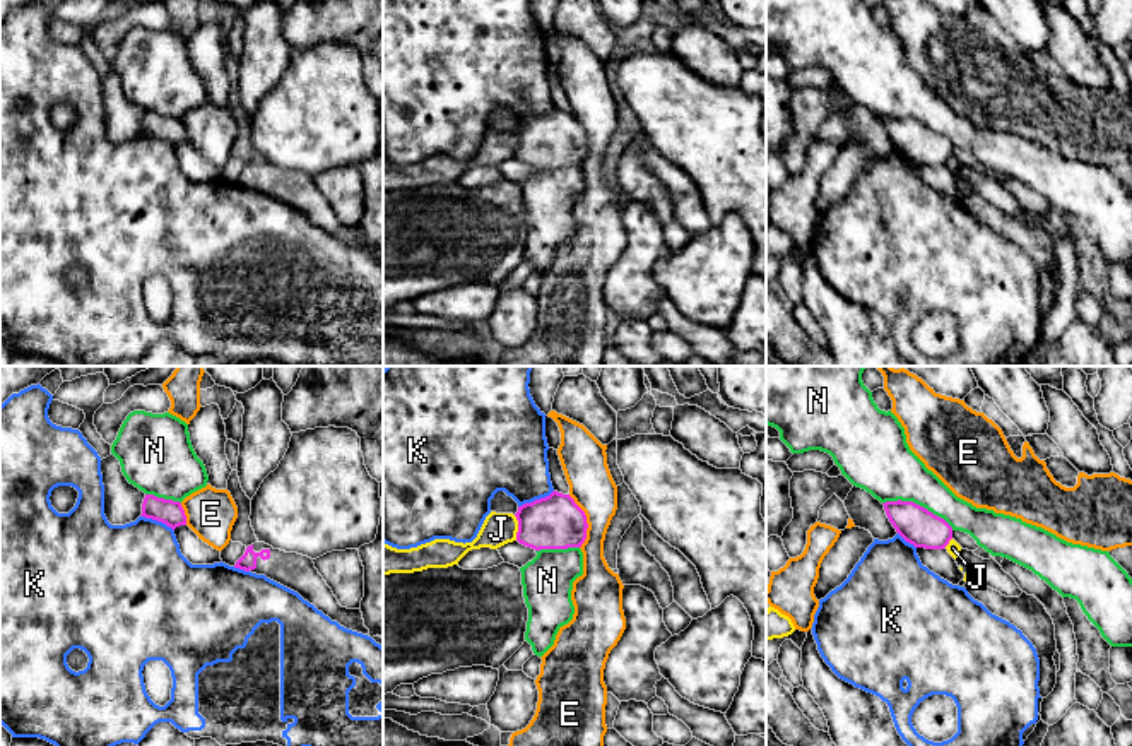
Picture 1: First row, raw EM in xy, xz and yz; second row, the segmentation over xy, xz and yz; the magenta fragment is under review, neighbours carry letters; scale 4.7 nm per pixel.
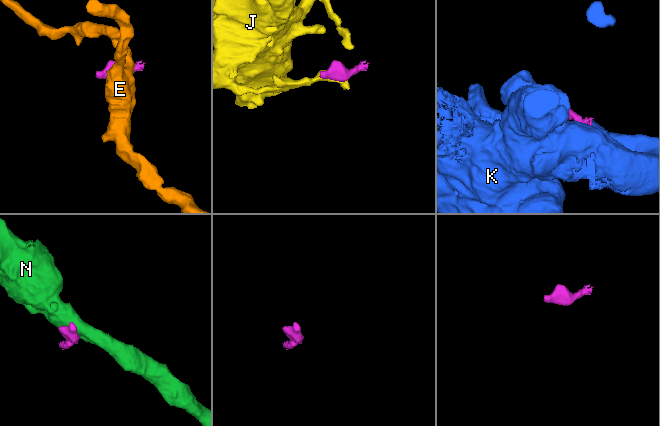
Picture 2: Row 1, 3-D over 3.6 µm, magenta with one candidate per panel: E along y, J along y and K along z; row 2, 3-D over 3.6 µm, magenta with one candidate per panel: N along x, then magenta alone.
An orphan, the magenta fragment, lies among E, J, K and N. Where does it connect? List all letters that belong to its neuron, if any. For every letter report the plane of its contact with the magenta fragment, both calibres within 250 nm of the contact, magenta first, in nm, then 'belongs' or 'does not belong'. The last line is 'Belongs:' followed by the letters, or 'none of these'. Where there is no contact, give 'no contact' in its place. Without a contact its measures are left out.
E: meets magenta in xz; 260 nm thick on the magenta side, 200 nm on the other; does not belong
J: meets magenta in xz; 260 nm thick on the magenta side, 160 nm on the other; does not belong
K: meets magenta in xz; 260 nm thick on the magenta side, 360 nm on the other; belongs
N: meets magenta in yz; 180 nm thick on the magenta side, 280 nm on the other; does not belong
Belongs: K

